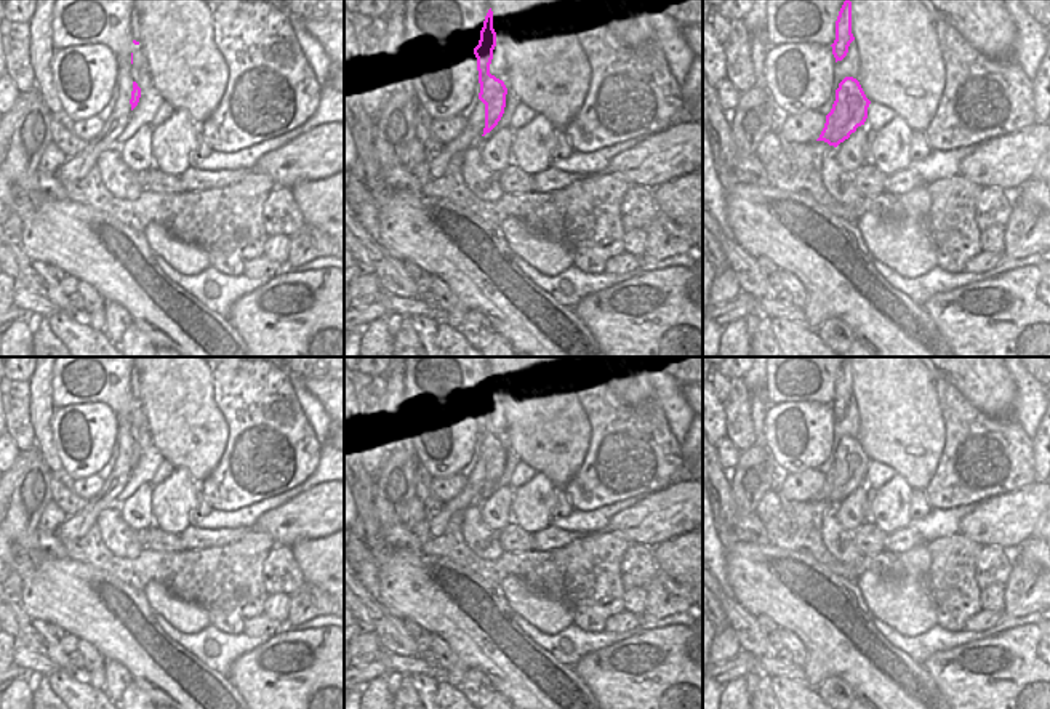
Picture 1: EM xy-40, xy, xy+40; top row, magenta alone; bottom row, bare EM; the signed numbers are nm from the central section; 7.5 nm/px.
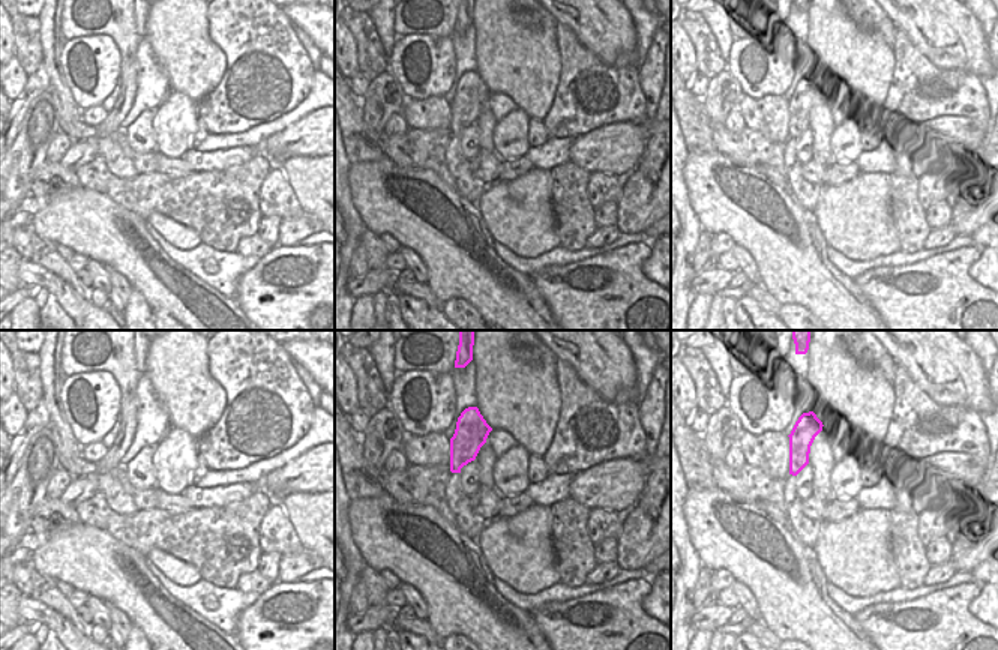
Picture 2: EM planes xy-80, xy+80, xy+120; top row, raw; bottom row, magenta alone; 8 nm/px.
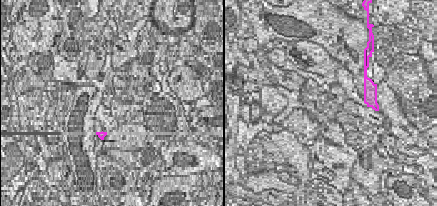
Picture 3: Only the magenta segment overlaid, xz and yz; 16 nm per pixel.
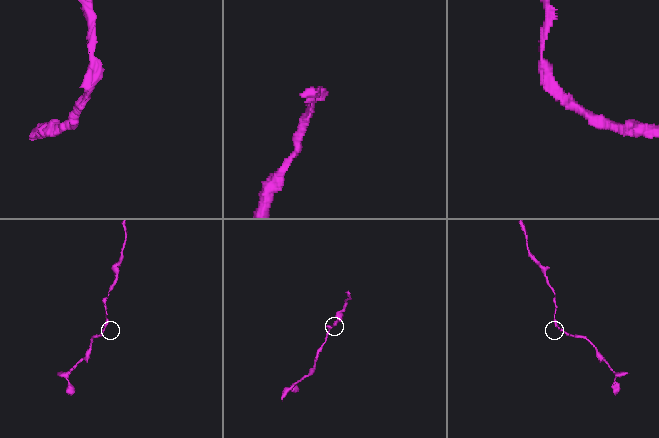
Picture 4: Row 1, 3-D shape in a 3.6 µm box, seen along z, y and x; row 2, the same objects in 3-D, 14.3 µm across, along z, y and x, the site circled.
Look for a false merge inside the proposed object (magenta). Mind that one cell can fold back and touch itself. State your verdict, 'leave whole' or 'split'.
leave whole

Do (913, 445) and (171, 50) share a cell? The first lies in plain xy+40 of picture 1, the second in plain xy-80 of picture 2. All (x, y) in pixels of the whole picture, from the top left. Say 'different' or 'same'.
same

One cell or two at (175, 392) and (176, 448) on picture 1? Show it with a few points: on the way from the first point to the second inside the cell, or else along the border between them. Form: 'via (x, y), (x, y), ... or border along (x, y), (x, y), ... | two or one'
via (178, 407), (178, 434) | one

